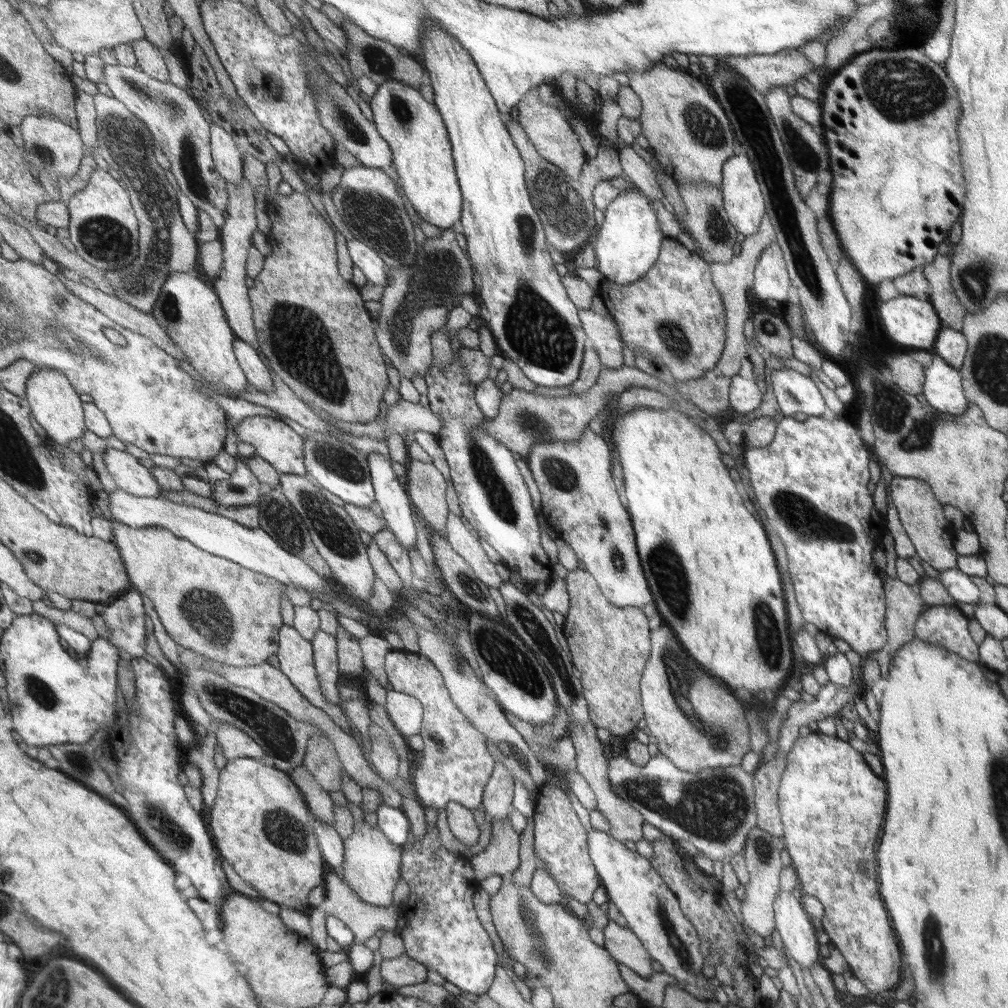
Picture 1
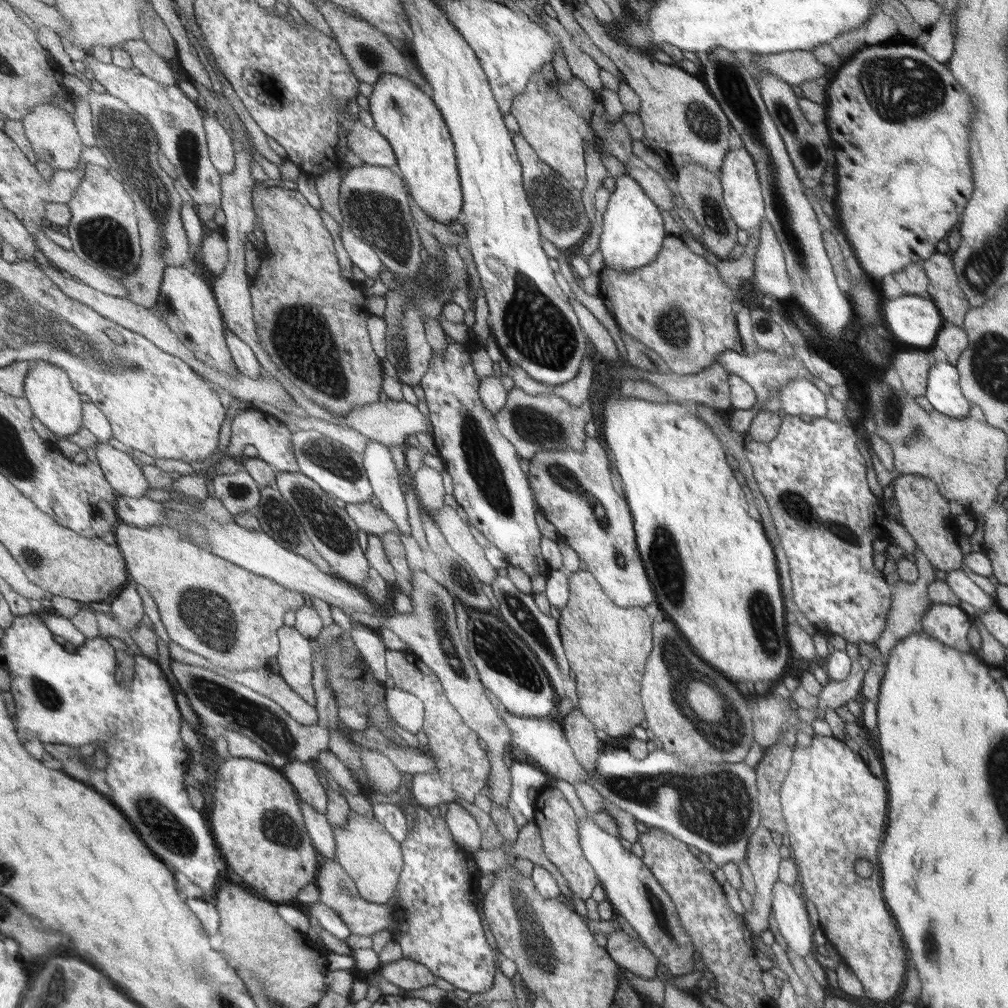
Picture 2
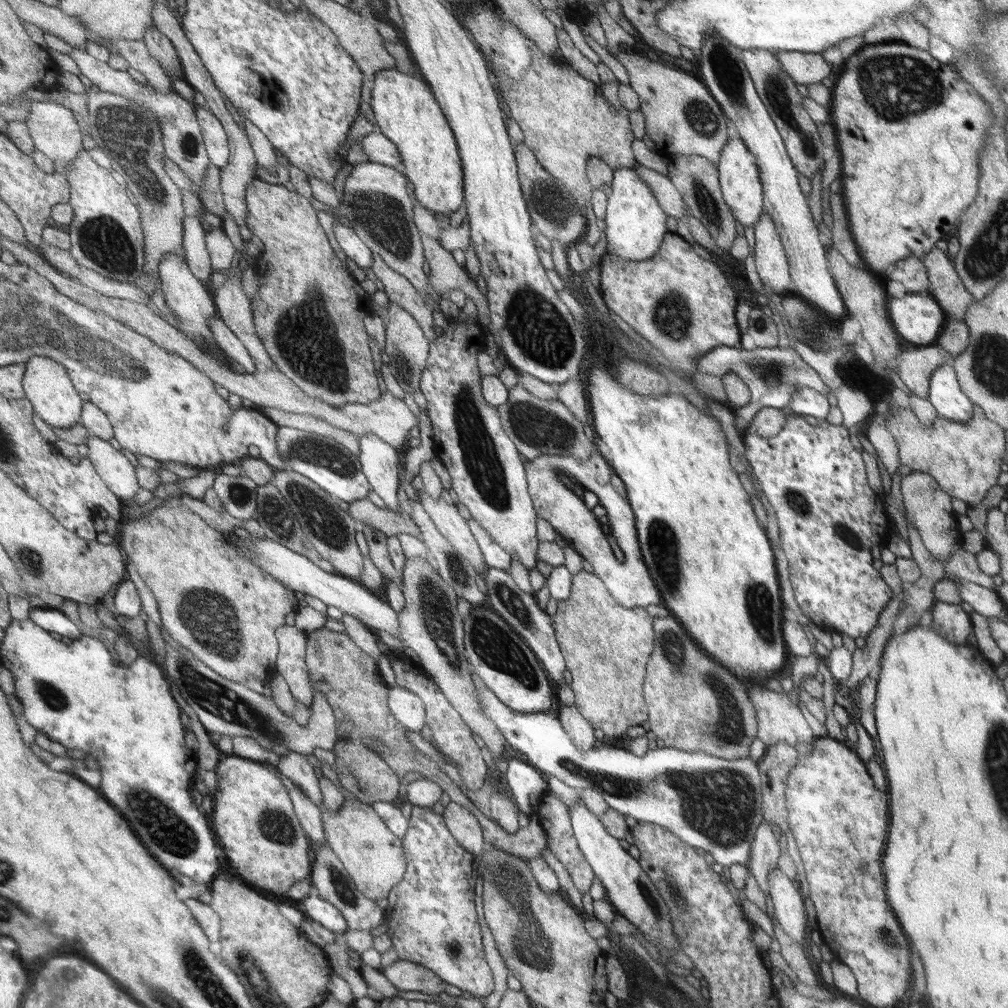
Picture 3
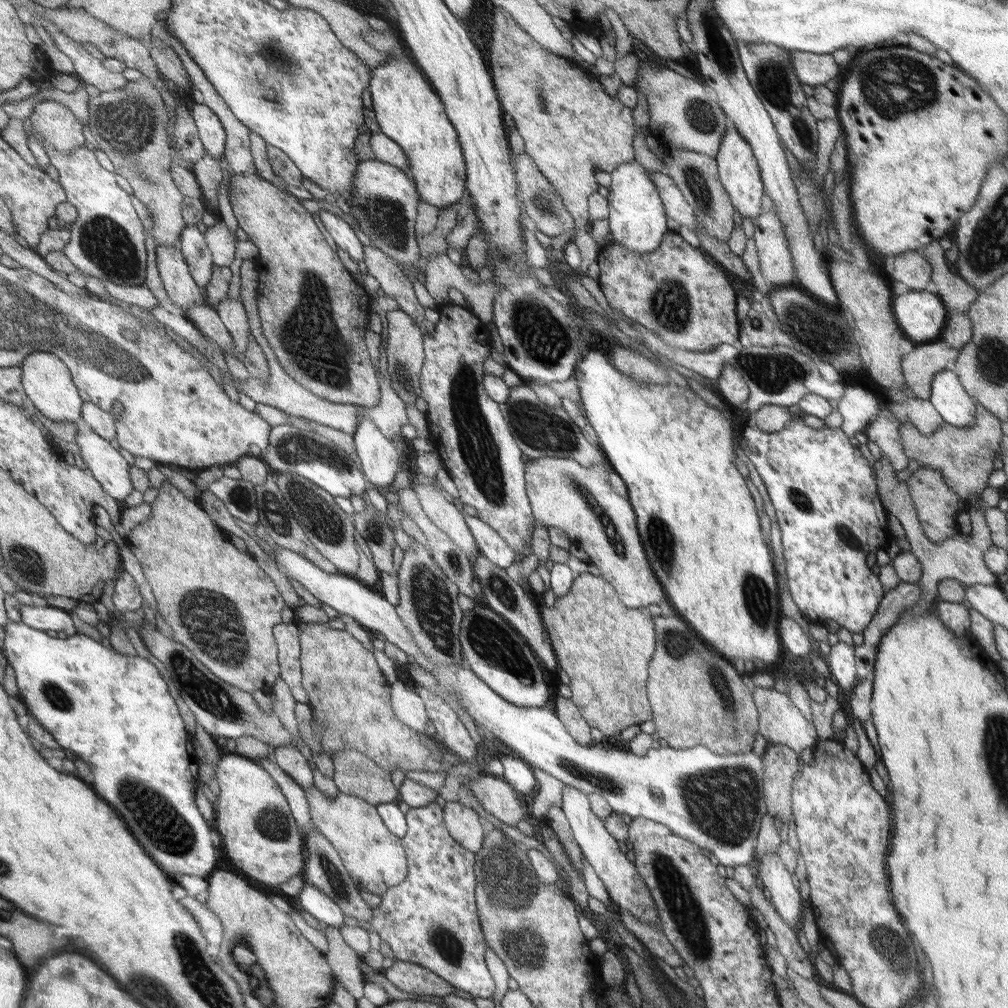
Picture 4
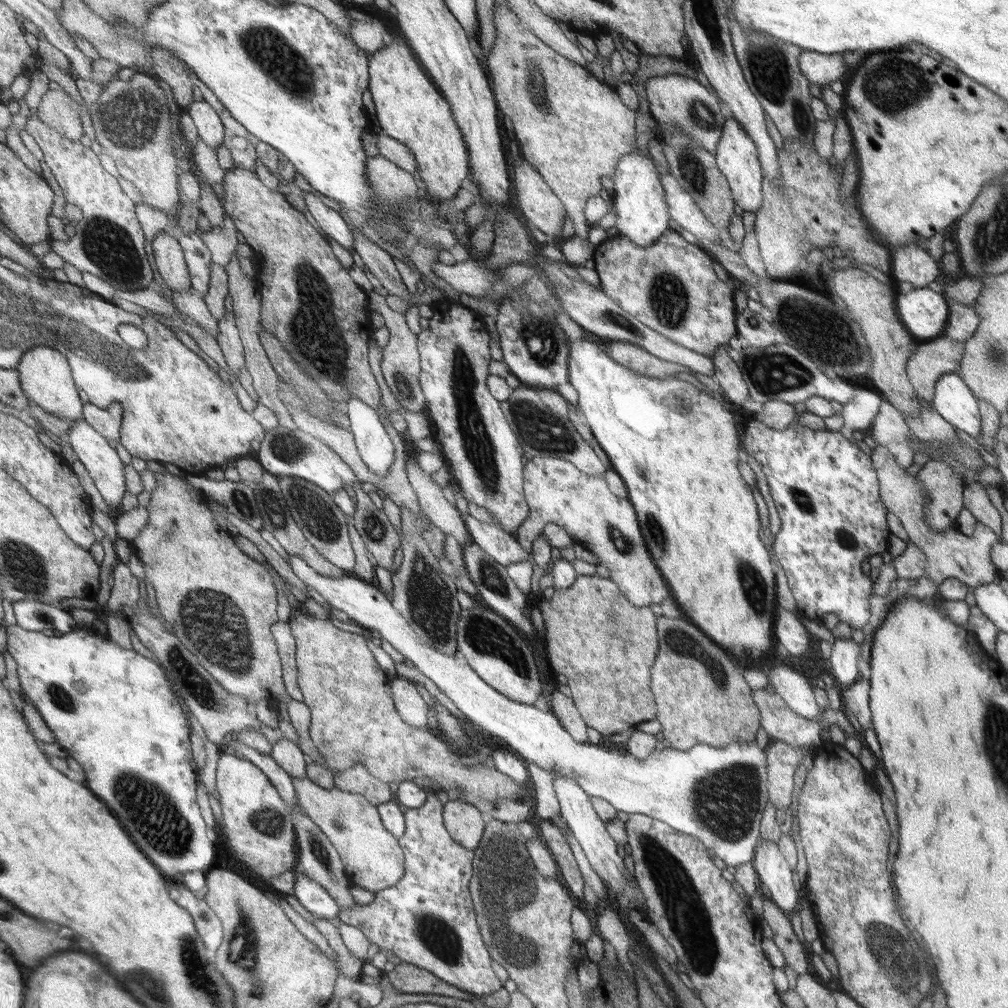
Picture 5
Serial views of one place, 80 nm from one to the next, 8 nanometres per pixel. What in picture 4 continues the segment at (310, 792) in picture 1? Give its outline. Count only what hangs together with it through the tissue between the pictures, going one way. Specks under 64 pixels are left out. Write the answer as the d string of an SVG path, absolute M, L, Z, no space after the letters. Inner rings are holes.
M283 745L275 748L277 764L292 776L305 790L314 786L314 769L309 759L295 746Z

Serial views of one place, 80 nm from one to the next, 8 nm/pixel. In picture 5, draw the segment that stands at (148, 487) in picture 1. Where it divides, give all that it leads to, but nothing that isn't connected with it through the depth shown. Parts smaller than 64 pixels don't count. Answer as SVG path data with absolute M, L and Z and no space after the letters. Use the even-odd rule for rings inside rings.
M84 418L72 422L70 439L67 441L75 458L81 462L84 469L88 472L105 504L113 513L120 513L124 496L128 493L128 486L125 479L125 466L121 462L115 447L113 448L113 445L109 444L108 439L104 438L91 424L88 424Z

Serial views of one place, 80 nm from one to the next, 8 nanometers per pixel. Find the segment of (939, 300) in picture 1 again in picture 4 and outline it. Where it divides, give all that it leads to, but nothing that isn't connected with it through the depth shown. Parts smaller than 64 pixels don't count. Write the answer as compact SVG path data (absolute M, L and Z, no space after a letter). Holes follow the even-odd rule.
M932 240L927 245L917 250L931 265L931 278L929 286L934 288L934 293L942 298L950 315L963 314L970 308L976 299L978 290L966 283L959 275L953 275L945 262L944 250Z

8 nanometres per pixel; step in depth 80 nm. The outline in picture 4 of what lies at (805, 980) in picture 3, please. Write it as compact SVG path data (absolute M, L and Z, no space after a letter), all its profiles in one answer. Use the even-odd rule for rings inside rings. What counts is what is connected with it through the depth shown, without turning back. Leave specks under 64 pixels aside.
M757 884L751 887L749 899L751 900L752 908L759 911L769 930L775 935L775 948L783 956L786 968L803 978L812 978L814 969L811 960L812 955L803 952L798 944L795 930L779 917L779 914L775 912L775 908L771 906L770 902L765 900L761 886Z

